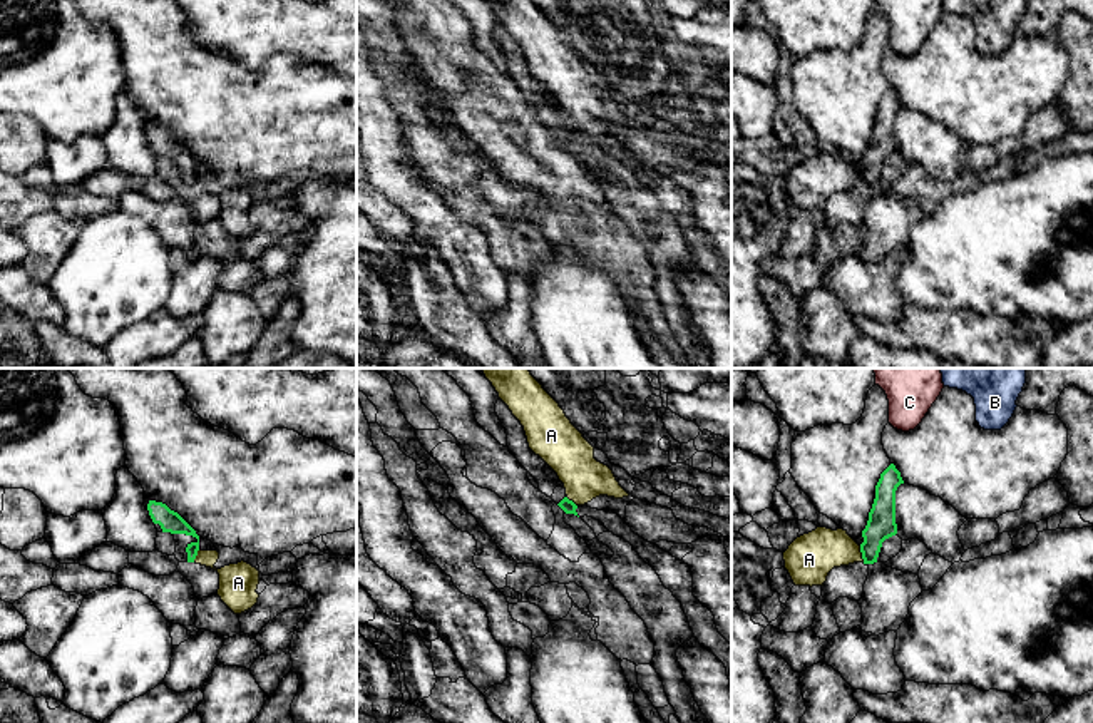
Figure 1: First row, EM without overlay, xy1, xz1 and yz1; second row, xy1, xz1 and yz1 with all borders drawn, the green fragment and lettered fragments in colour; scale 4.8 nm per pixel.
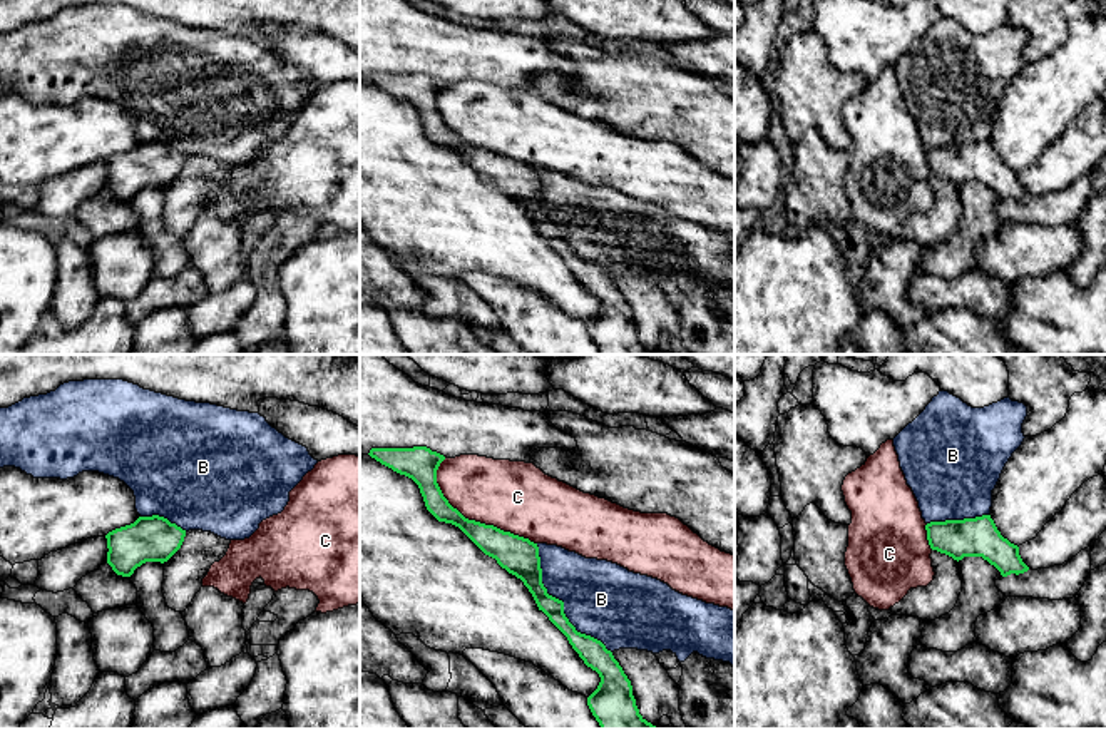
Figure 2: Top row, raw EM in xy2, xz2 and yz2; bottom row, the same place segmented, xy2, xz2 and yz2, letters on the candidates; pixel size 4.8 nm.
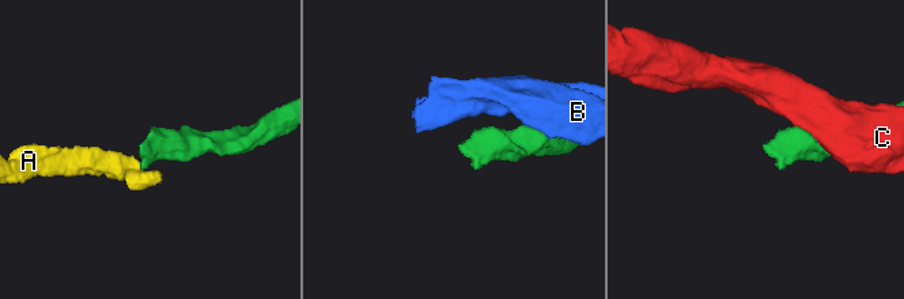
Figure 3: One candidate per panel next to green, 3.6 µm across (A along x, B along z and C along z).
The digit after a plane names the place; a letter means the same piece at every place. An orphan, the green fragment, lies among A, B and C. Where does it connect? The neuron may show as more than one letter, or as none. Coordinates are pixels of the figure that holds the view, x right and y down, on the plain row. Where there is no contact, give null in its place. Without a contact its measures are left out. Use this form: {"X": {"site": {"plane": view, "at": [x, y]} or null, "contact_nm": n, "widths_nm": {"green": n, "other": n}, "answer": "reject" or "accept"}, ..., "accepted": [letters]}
{"A": {"site": {"plane": "yz1", "at": [862, 179]}, "contact_nm": 80, "widths_nm": {"green": 140, "other": 220}, "answer": "reject"}, "B": {"site": {"plane": "xz2", "at": [563, 228]}, "contact_nm": 650, "widths_nm": {"green": 140, "other": 360}, "answer": "reject"}, "C": {"site": {"plane": "xz2", "at": [471, 146]}, "contact_nm": 600, "widths_nm": {"green": 160, "other": 340}, "answer": "reject"}, "accepted": []}

